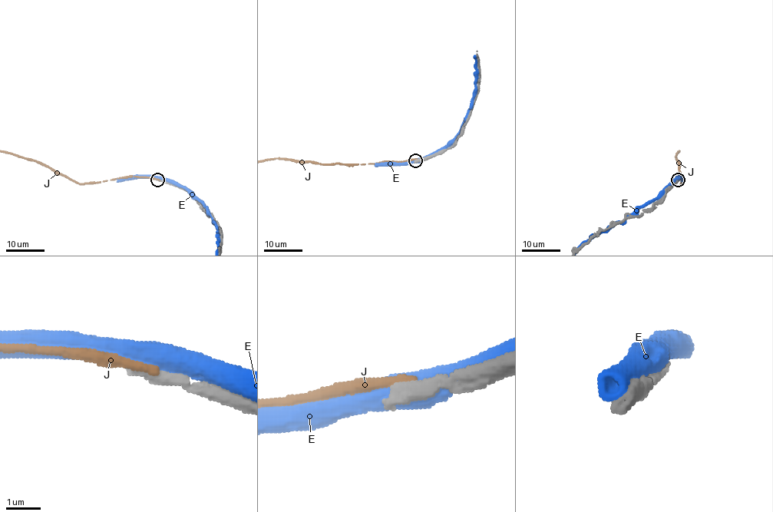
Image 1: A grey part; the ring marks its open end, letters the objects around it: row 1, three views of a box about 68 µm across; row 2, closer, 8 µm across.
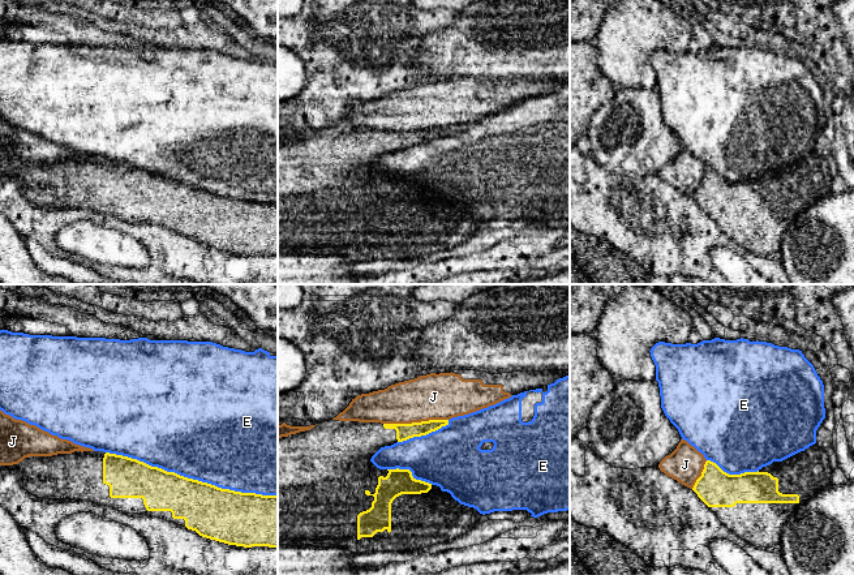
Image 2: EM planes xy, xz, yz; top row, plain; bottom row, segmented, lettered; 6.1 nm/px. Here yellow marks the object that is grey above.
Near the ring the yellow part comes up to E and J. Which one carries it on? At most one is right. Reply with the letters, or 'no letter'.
no letter

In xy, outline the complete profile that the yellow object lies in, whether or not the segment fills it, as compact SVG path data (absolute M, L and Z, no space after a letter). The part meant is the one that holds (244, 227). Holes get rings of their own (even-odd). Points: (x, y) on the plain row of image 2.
M103 159L29 164L17 177L23 181L23 197L38 206L87 209L126 222L147 222L228 253L278 256L278 203L222 197Z

